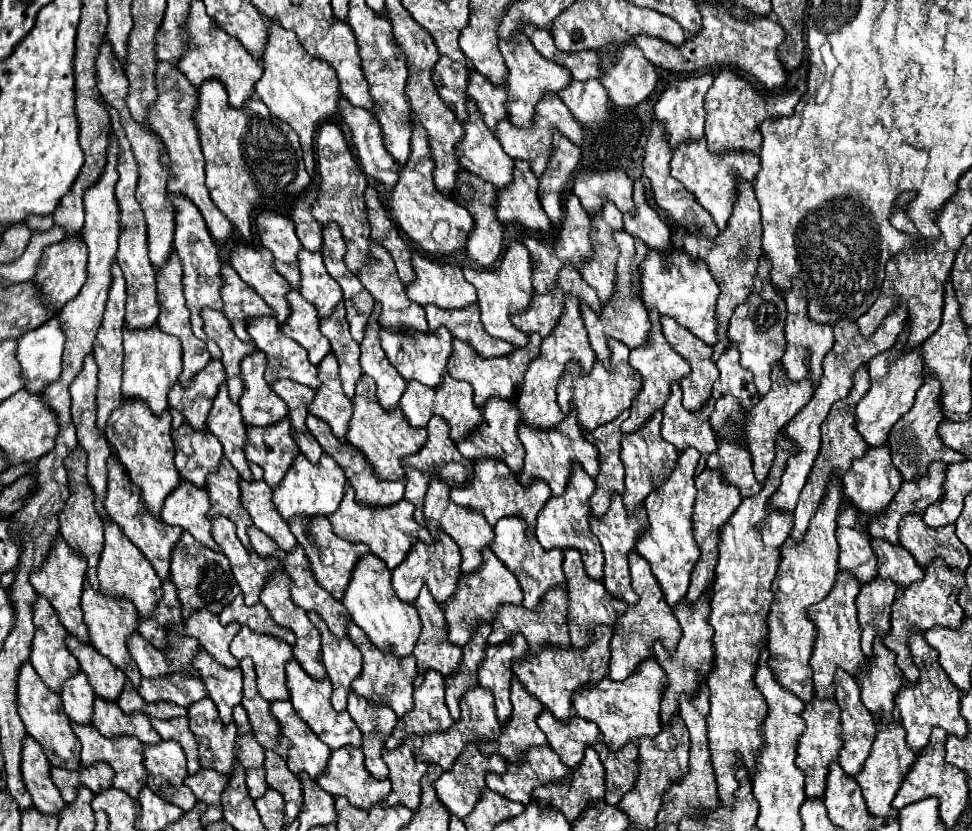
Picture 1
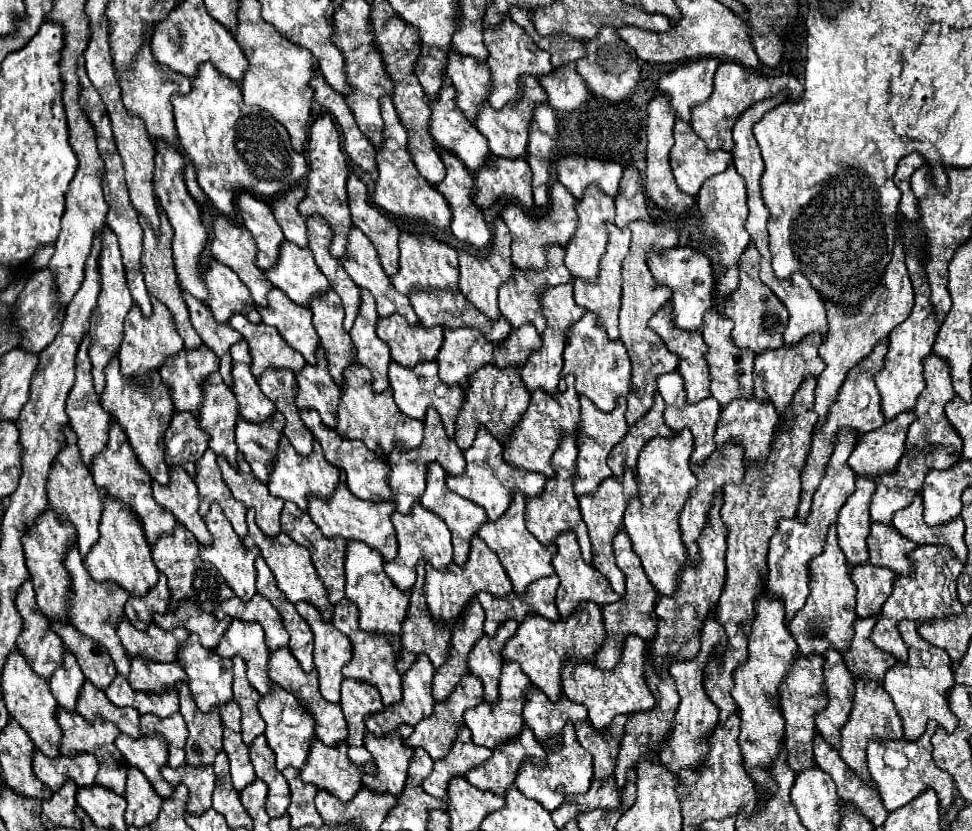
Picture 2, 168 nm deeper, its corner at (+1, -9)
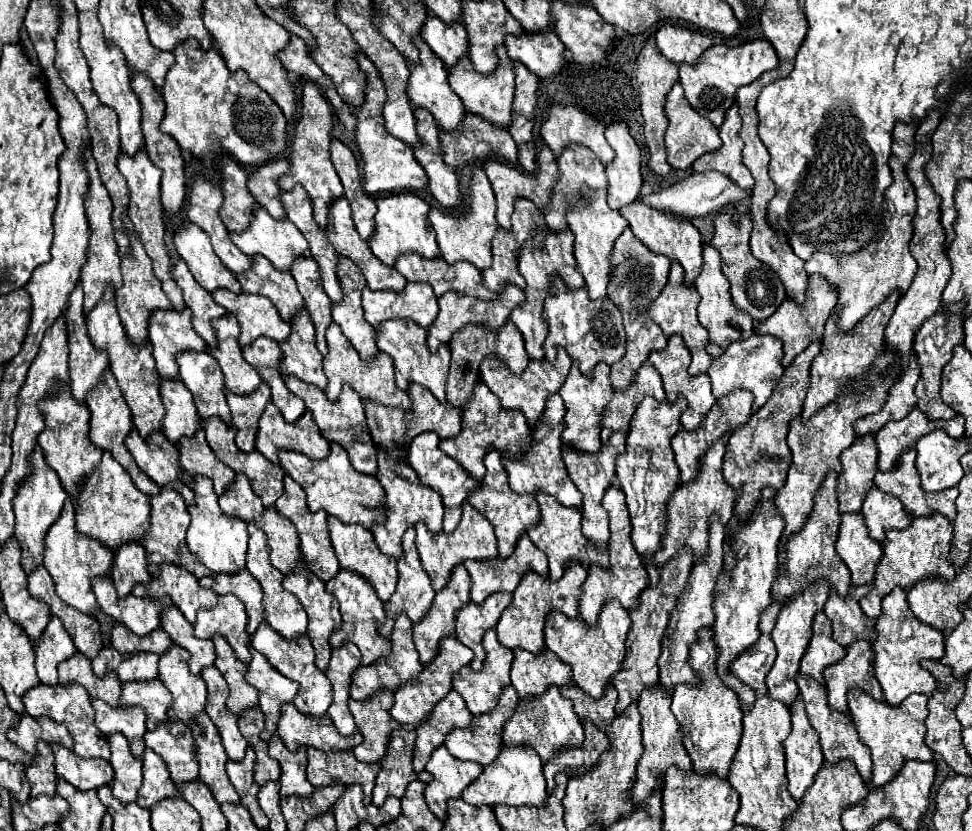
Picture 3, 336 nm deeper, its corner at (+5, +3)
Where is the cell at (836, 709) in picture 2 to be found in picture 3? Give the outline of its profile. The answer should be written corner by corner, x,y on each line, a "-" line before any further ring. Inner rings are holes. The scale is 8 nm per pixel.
819,611
813,617
813,637
807,645
807,653
803,653
801,659
801,675
809,675
815,681
825,685
823,679
823,669
837,663
845,655
845,649
835,643
833,631
831,631
831,621
825,617
823,611

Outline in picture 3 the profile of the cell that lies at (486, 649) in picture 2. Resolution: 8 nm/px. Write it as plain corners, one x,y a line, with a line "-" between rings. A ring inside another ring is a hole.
491,593
491,597
487,597
487,601
483,601
483,605
475,605
471,601
463,609
459,609
459,613
455,615
457,639
475,653
475,657
471,661
473,671
481,669
483,659
485,659
485,651
481,647
483,633
497,625
503,609
511,603
511,599
513,599
511,593

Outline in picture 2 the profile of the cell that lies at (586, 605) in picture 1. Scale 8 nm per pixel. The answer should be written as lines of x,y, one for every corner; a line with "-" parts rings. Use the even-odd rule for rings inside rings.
563,533
557,537
557,555
555,555
555,561
553,561
553,567
557,571
557,577
561,579
559,583
559,589
557,589
557,609
559,609
559,615
561,619
567,619
571,617
571,613
585,601
595,601
595,605
603,607
603,605
609,605
609,603
615,603
619,601
619,595
611,589
609,581
599,573
595,571
591,565
587,565
581,557
581,549
579,549
579,543
575,539
573,533

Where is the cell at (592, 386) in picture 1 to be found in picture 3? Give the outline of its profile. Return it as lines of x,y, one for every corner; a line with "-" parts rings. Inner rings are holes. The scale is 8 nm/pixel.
557,273
549,283
549,297
545,299
545,305
543,305
543,321
547,325
547,337
543,343
547,361
555,361
555,355
557,355
555,347
561,345
567,349
571,359
579,361
581,373
591,377
593,367
597,363
605,361
613,365
623,357
627,341
625,341
625,329
621,323
621,311
617,309
617,305
609,297
591,301
585,287
569,289

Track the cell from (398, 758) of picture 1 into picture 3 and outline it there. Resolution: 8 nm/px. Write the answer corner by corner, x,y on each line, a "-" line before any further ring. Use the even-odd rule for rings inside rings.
375,693
375,697
371,697
371,701
351,701
349,699
349,709
351,709
353,717
355,717
357,729
363,733
363,743
359,747
353,747
353,753
363,763
377,763
377,761
381,761
381,757
385,755
389,733
393,729
397,729
397,727
403,727
403,725
399,725
399,721
395,721
389,715
391,701
393,701
393,693

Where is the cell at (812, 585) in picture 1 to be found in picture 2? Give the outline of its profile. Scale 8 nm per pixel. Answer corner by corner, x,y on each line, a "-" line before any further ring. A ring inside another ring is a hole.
849,429
839,431
837,441
835,441
835,451
829,459
827,465
827,473
821,479
821,485
817,487
815,495
813,495
813,507
809,511
809,519
805,523
799,523
797,519
785,519
779,521
777,533
771,537
771,545
769,545
769,557
767,557
767,567
769,567
769,579
765,585
765,591
771,599
781,599
785,605
785,623
791,623
791,617
795,617
795,613
799,609
803,609
807,595
809,595
809,581
811,581
811,571
809,571
809,563
811,559
819,557
819,553
823,553
823,545
825,545
825,537
831,525
837,523
837,513
839,507
845,503
845,499
853,493
855,489
855,473
851,473
851,467
847,465
847,457
851,455
855,447
855,433

